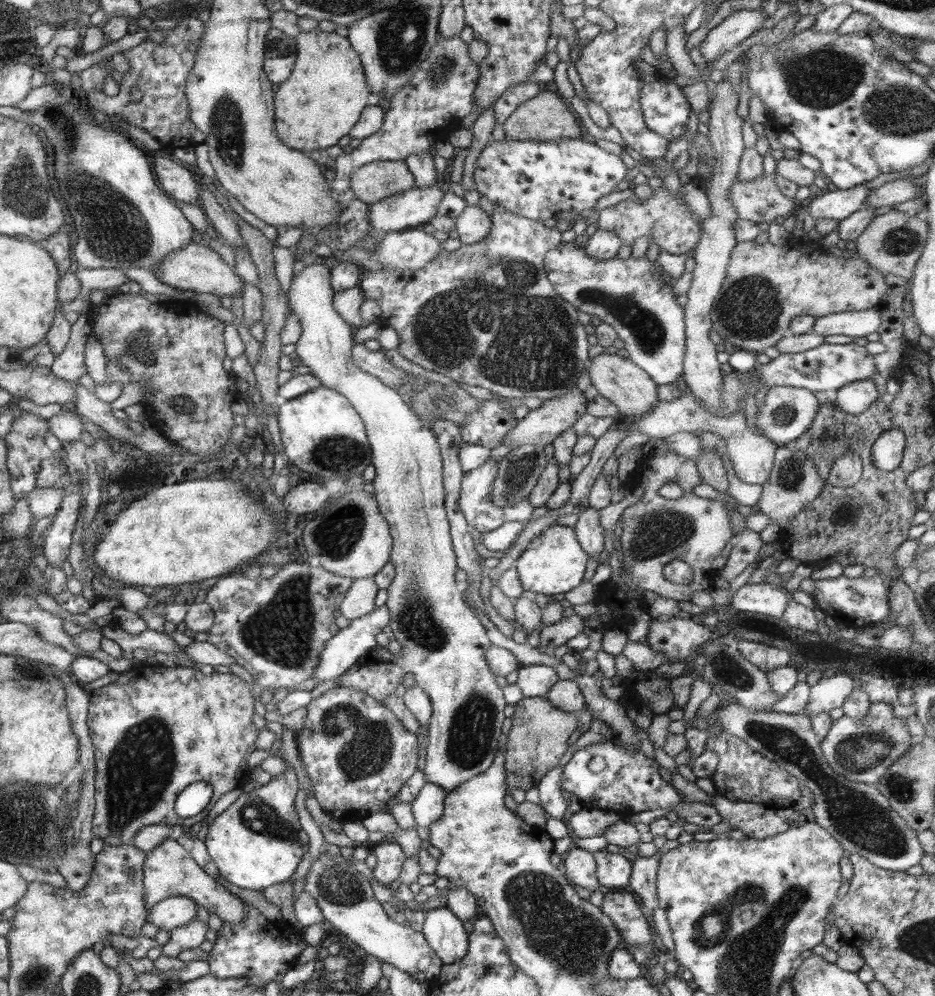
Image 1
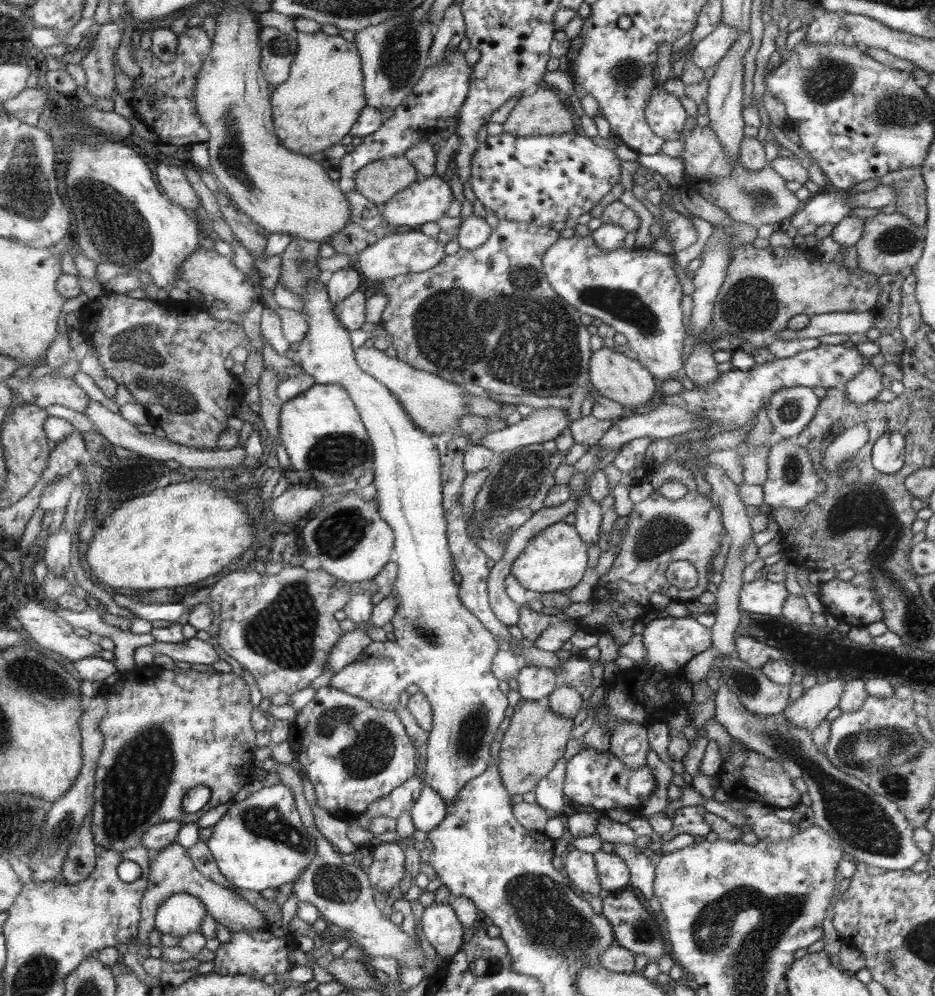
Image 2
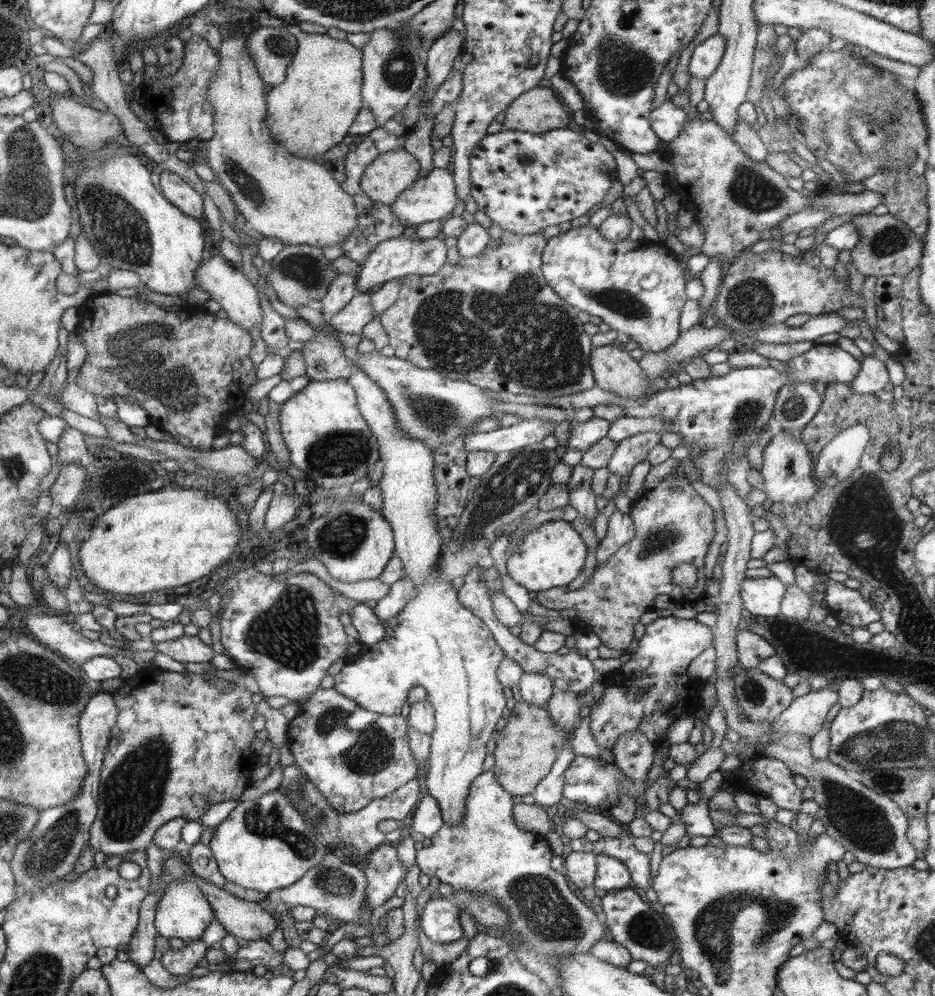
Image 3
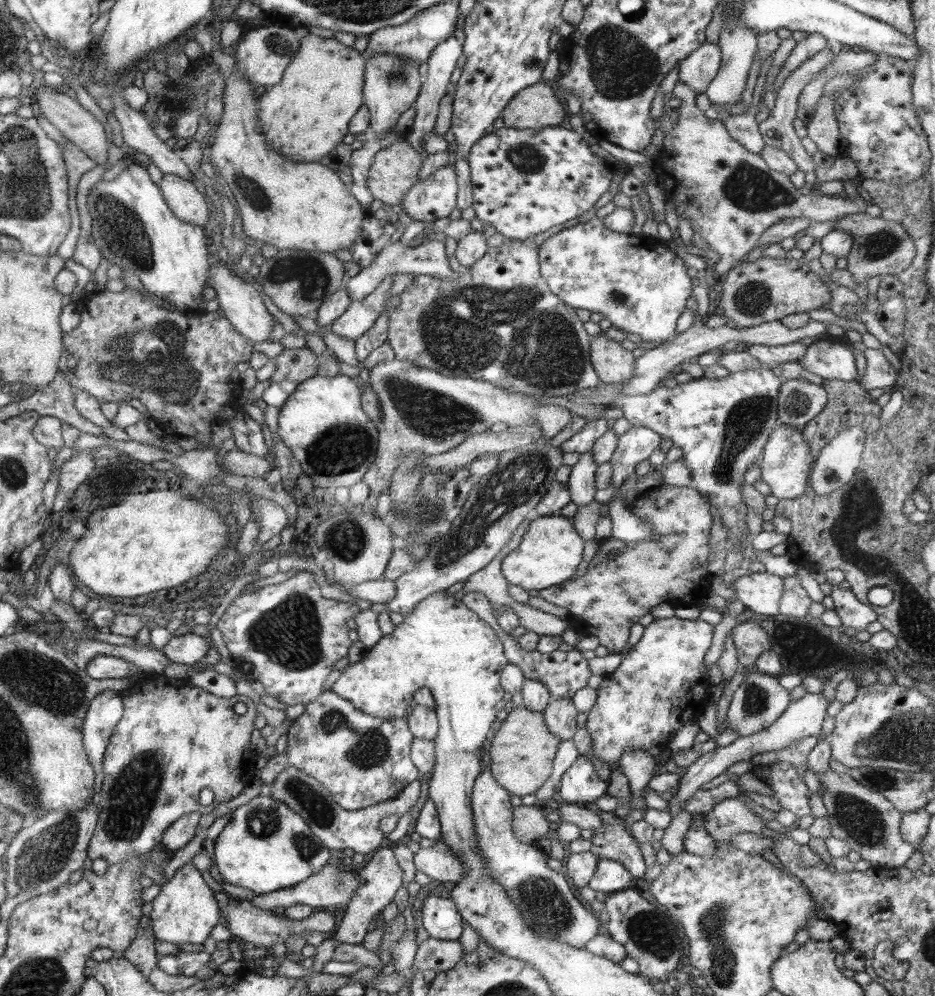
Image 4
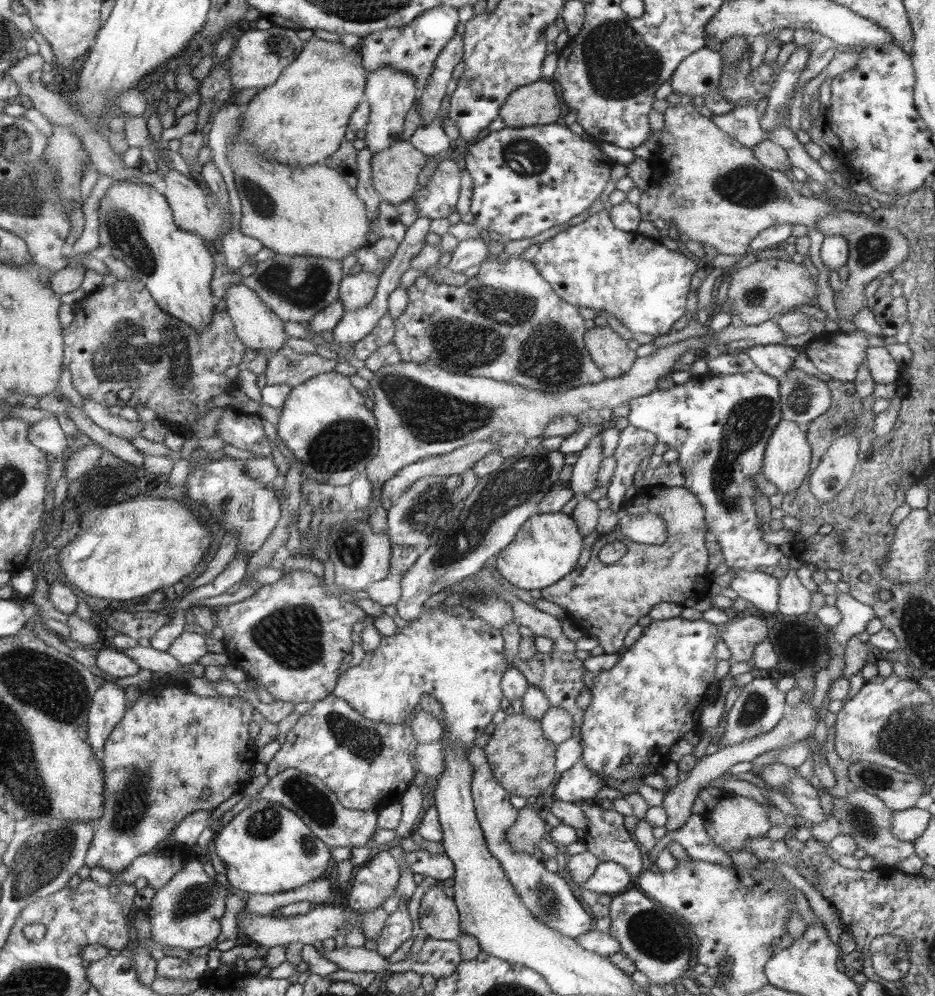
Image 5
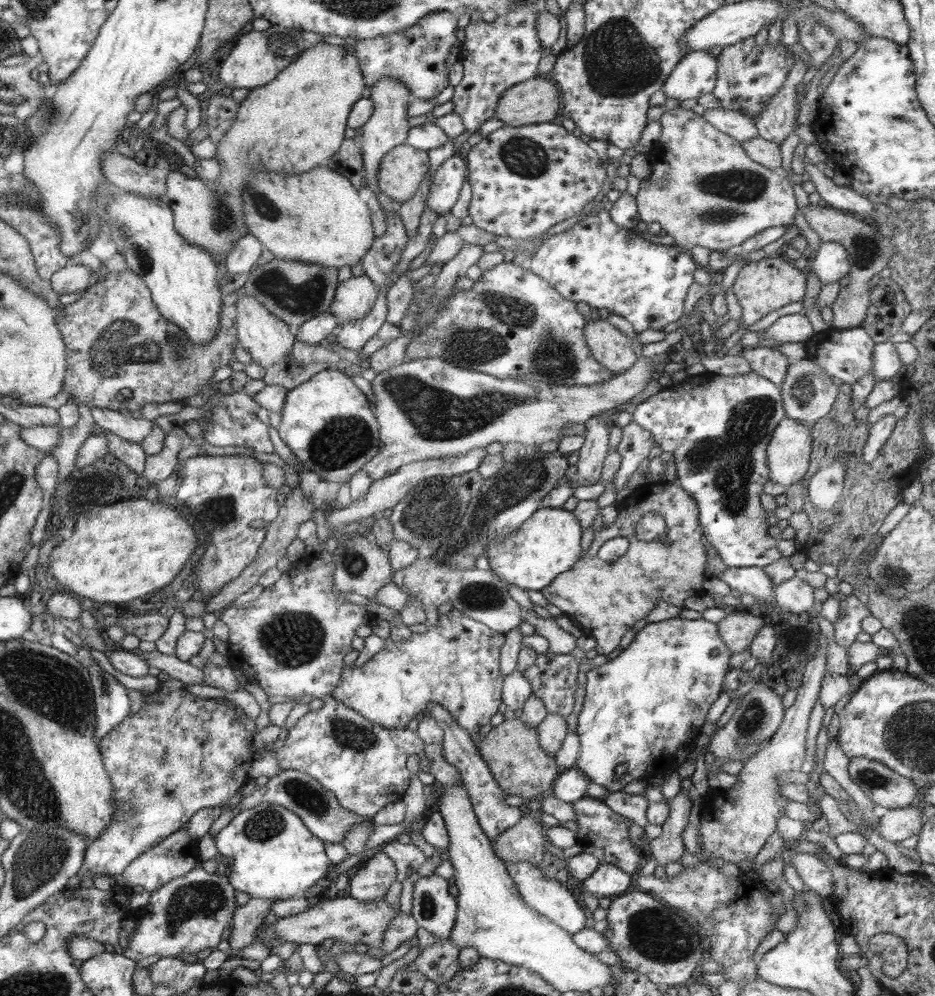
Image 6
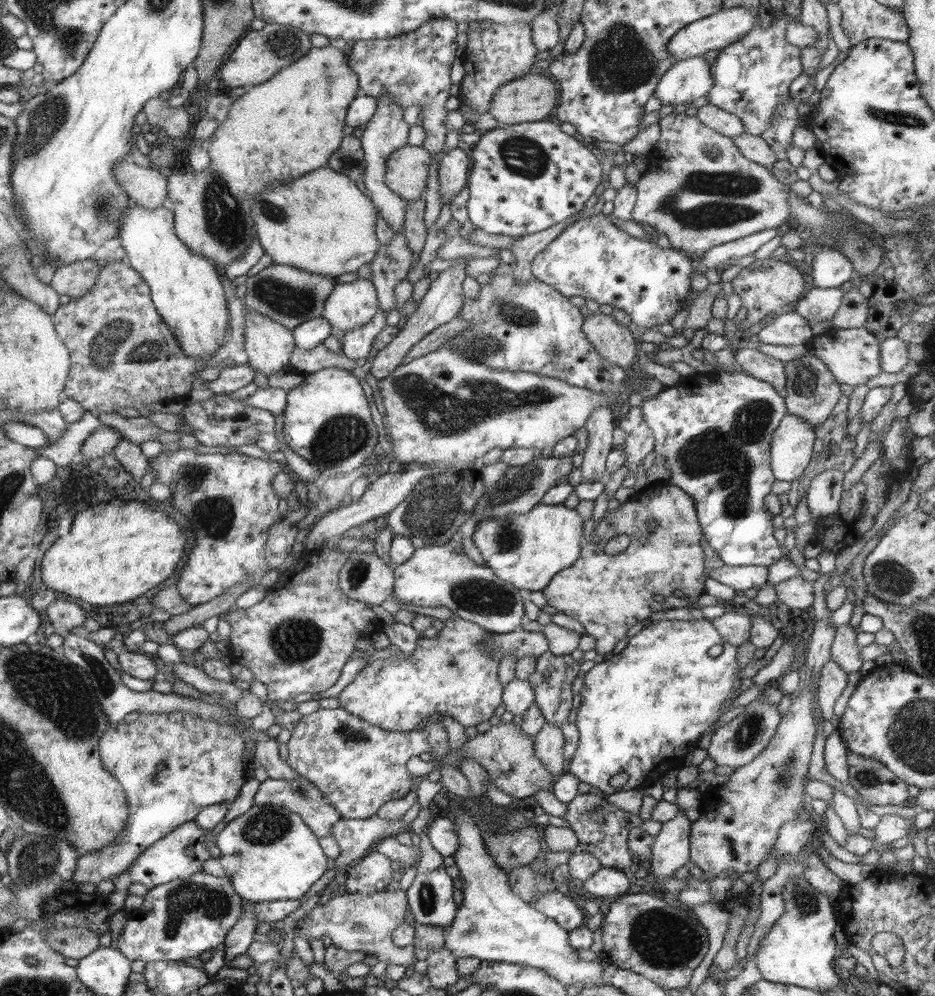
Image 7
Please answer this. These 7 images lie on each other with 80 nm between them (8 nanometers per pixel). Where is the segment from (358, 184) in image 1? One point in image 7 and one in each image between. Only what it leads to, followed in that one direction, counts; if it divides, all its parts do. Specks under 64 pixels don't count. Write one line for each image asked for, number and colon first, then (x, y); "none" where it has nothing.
2: (380, 181)
3: (393, 172)
4: (395, 170)
5: (395, 171)
6: (402, 169)
7: (407, 171)

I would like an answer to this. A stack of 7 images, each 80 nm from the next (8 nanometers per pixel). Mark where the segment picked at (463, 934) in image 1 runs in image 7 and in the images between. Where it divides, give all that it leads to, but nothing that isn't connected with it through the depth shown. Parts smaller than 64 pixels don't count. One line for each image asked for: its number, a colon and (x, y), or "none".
2: (439, 922)
3: (440, 921)
4: (440, 918)
5: (439, 918)
6: (434, 909)
7: (430, 897)

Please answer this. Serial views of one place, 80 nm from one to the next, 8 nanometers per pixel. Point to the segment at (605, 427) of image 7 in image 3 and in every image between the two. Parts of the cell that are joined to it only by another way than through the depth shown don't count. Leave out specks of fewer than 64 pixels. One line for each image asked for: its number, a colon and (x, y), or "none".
3: (582, 498)
4: (581, 483)
5: (583, 482)
6: (592, 455)

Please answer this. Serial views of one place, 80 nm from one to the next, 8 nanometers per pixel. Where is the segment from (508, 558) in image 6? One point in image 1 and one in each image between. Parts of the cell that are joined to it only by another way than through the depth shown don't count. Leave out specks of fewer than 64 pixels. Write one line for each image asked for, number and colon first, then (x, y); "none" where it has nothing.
1: (554, 563)
2: (556, 559)
3: (552, 554)
4: (550, 550)
5: (546, 548)

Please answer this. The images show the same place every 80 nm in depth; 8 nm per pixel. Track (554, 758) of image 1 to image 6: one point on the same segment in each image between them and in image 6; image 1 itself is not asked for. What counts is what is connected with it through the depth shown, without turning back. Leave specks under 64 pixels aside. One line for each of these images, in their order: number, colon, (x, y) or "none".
2: (535, 740)
3: (530, 742)
4: (522, 752)
5: (524, 761)
6: (512, 749)

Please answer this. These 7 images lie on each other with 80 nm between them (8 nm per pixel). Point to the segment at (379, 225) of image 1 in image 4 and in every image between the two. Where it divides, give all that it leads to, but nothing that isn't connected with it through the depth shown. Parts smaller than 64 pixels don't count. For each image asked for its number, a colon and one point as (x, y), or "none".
2: (427, 200)
3: (433, 197)
4: (429, 200)

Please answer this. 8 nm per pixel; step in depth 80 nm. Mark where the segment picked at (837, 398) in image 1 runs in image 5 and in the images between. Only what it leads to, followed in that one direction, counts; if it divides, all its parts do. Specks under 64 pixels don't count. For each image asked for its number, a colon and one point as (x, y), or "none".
2: (867, 386)
3: (873, 376)
4: (879, 374)
5: (884, 369)

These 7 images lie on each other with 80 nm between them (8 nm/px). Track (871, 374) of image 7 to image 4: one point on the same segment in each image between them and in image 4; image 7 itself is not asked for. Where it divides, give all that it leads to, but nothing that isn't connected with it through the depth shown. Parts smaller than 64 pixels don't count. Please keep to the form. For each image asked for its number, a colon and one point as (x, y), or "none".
4: (831, 358)
5: (839, 354)
6: (847, 354)

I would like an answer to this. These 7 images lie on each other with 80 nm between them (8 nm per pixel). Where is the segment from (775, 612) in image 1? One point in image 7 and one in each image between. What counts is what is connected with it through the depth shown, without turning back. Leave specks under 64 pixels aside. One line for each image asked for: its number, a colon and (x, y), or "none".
2: (761, 596)
3: (762, 596)
4: (761, 592)
5: (760, 589)
6: (753, 580)
7: (743, 578)

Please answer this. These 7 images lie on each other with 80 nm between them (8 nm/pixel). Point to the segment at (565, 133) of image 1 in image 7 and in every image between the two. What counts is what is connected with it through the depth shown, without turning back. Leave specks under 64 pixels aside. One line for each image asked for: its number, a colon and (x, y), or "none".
2: (542, 112)
3: (537, 110)
4: (537, 107)
5: (535, 104)
6: (537, 100)
7: (531, 98)

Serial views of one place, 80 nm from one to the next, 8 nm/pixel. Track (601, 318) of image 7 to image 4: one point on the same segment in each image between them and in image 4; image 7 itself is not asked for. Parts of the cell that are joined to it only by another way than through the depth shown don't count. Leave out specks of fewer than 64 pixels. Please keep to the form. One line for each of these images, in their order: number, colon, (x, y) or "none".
4: (614, 364)
5: (610, 352)
6: (612, 348)

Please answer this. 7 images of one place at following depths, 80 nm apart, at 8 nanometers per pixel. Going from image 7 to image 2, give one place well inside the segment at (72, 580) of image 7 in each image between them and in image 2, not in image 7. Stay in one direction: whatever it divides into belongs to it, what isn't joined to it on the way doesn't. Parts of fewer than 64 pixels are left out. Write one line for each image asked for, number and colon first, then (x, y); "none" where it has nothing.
2: (174, 535)
3: (169, 537)
4: (150, 541)
5: (124, 551)
6: (119, 552)

